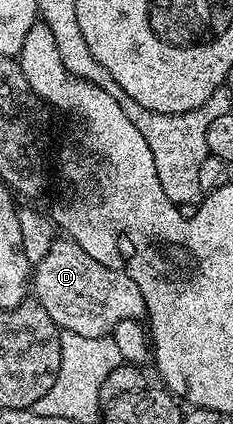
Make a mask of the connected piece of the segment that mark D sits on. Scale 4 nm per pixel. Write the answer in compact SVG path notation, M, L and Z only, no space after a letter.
M65 236L55 237L50 251L32 270L32 294L42 305L44 312L52 316L59 330L76 336L113 335L120 320L142 320L146 317L144 296L133 280L124 272L92 260L80 244Z

